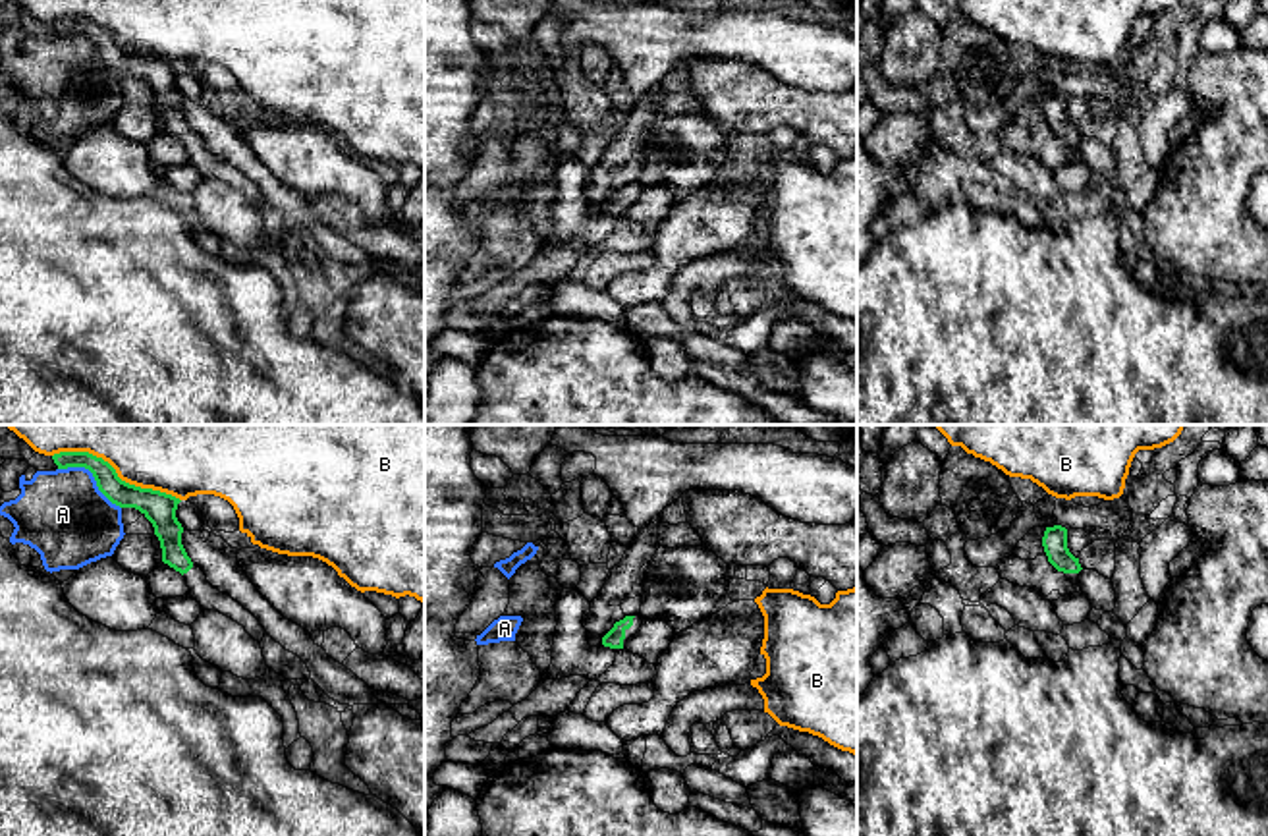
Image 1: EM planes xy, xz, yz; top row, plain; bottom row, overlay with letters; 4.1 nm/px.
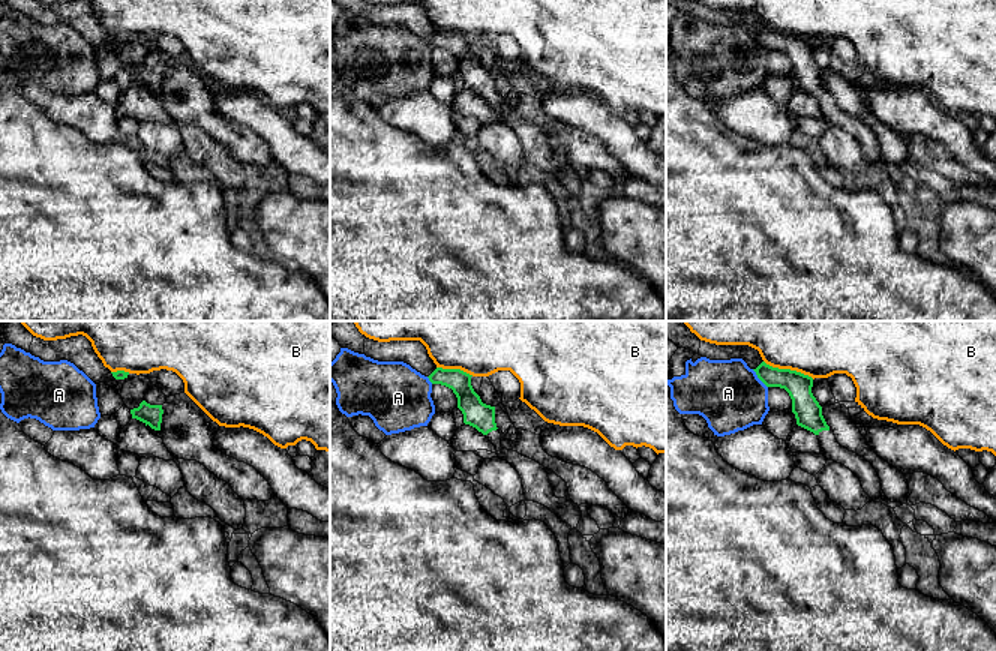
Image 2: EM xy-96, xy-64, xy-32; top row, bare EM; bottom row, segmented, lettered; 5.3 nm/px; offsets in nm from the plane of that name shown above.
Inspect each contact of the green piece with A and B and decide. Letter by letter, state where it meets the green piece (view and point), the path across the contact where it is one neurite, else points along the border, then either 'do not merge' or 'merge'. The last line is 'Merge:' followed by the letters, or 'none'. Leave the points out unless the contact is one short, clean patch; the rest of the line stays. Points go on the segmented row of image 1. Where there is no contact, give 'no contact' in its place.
A: contact xy (93, 475); border xy (58, 468), (85, 468), (95, 485), (120, 508); do not merge
B: contact xy (116, 473); do not merge
Merge: none

